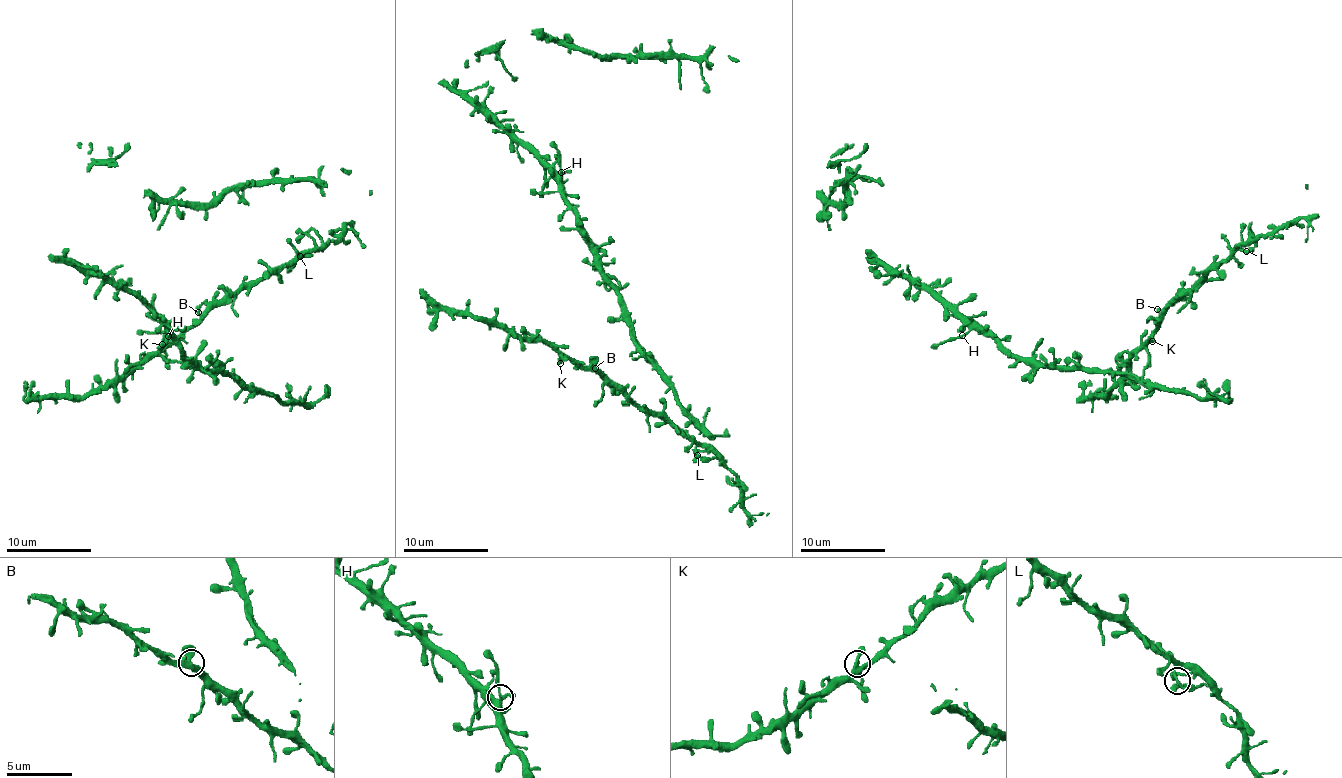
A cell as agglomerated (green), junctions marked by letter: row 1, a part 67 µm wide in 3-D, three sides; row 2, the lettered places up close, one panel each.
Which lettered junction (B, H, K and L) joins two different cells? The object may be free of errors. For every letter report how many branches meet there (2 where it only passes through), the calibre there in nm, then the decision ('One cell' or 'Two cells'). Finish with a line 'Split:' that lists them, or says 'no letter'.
B: Branches: 2. Thickness 240 nm. One cell
H: Branches: 2. Thickness 150 nm. Two cells
K: Branches: 2. Thickness 200 nm. One cell
L: Branches: 2. Thickness 190 nm. One cell
Split: H

